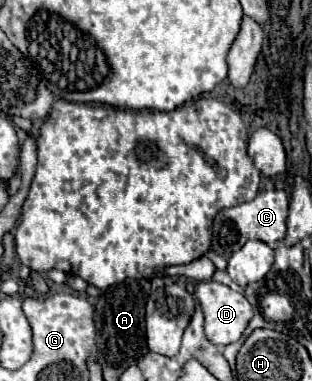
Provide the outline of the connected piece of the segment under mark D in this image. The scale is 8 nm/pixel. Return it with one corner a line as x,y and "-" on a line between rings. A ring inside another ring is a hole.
213,280
199,282
195,286
195,298
205,316
205,336
215,346
237,342
253,318
253,308
247,298
225,284

